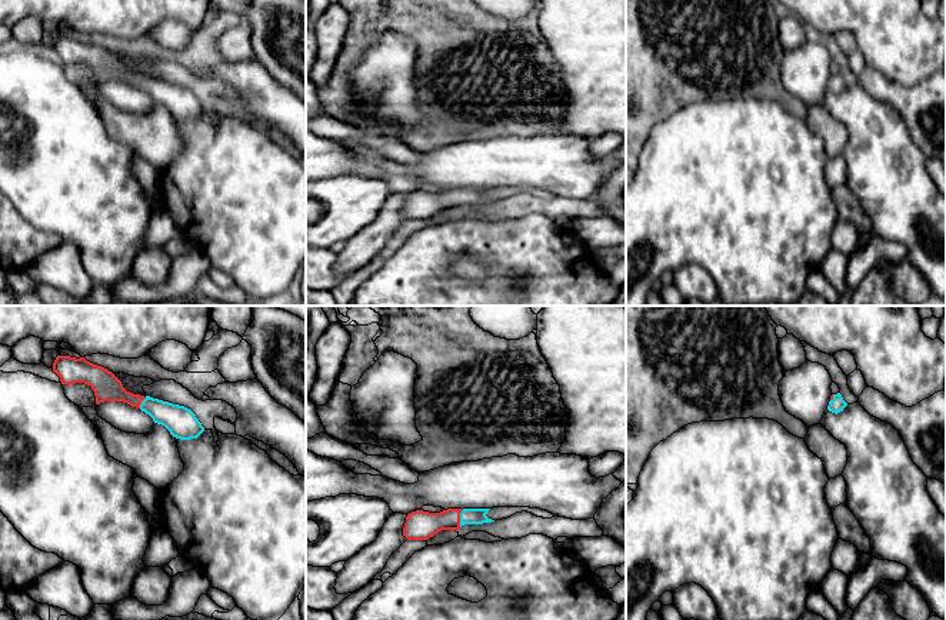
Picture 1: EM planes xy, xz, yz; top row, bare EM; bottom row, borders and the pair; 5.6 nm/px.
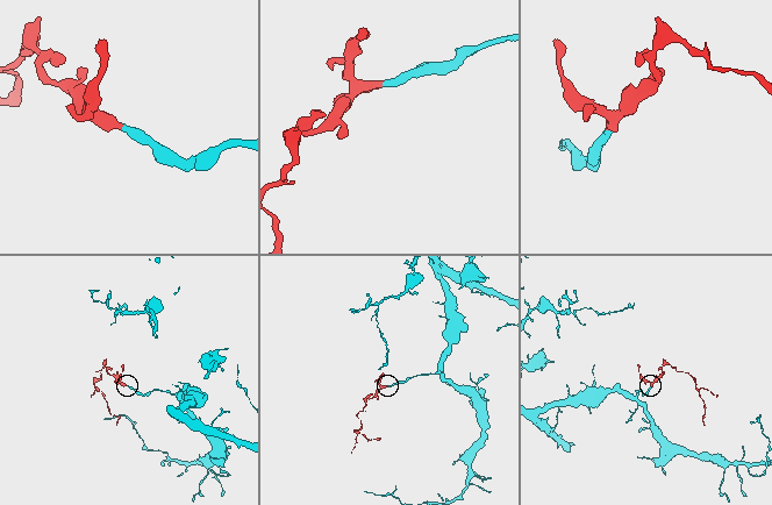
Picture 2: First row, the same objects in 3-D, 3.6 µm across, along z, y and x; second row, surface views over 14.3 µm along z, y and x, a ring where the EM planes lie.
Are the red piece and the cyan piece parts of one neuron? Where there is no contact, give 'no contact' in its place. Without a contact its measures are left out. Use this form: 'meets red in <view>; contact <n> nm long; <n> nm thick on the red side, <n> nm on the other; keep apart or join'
meets red in xz; contact 100 nm long; 160 nm thick on the red side, 100 nm on the other; join

